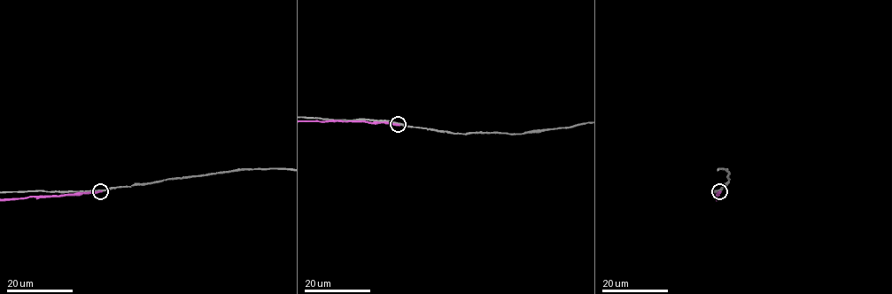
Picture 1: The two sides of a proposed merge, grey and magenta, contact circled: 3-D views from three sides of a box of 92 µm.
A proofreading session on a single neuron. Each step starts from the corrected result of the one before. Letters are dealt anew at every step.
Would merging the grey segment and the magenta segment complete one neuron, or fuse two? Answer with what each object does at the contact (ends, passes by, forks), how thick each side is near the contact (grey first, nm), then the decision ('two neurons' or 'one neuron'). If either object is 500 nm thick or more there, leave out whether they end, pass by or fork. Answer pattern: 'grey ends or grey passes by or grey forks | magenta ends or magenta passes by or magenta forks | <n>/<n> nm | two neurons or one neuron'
grey passes by | magenta ends | 280/300 nm | two neurons

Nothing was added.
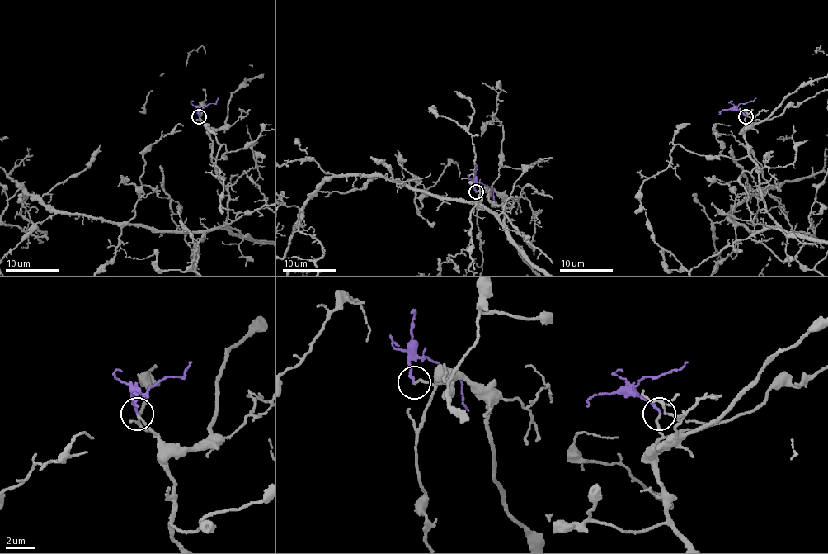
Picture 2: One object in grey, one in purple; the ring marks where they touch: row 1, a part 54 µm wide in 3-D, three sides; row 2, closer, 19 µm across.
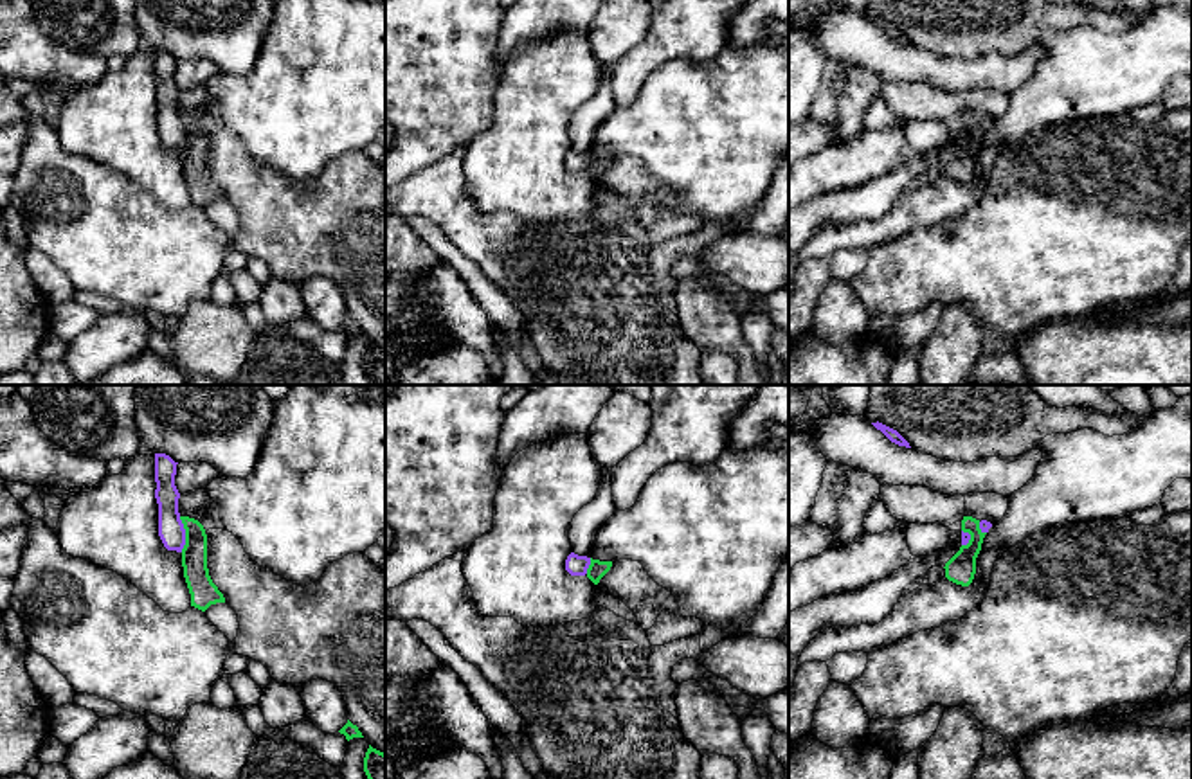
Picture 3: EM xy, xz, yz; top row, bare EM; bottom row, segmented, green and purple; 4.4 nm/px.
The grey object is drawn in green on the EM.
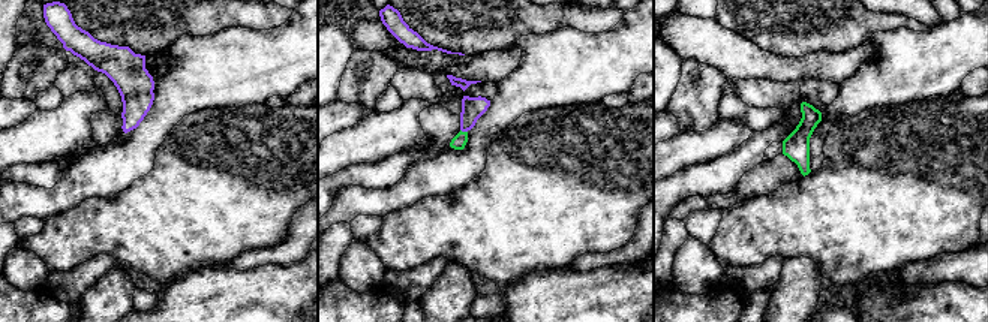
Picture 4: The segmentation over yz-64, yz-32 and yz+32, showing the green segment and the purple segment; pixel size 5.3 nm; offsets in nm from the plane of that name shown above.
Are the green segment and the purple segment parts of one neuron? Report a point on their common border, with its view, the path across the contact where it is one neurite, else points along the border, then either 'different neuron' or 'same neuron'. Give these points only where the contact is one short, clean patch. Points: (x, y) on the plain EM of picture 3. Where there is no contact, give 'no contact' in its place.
contact xy (186, 132); way xy (200, 182), (193, 141), (186, 132), (171, 128); same neuron

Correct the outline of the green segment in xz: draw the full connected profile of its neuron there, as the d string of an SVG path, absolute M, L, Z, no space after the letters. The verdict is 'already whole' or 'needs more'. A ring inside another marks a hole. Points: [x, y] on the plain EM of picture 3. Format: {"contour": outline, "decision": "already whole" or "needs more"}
{"contour": "M571 149L565 157L565 167L571 173L587 173L594 182L610 167L612 158L600 158Z", "decision": "needs more"}

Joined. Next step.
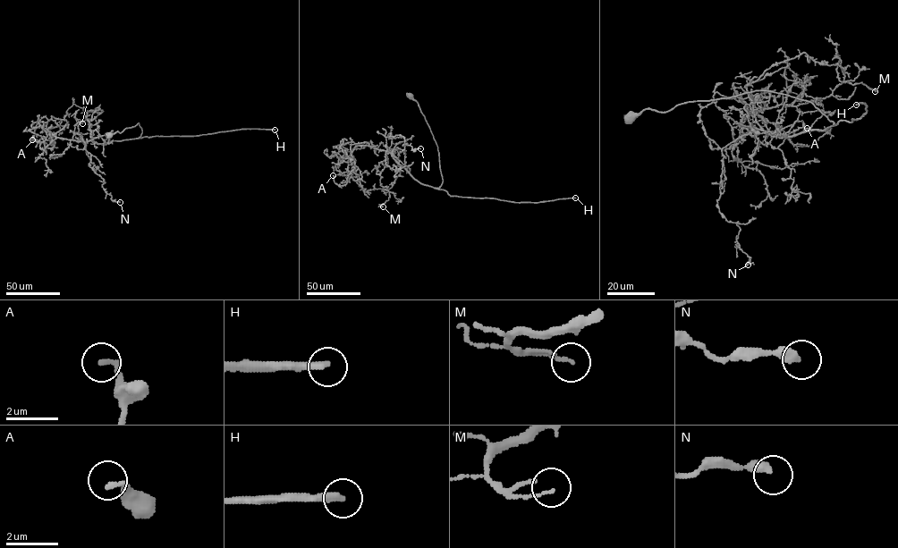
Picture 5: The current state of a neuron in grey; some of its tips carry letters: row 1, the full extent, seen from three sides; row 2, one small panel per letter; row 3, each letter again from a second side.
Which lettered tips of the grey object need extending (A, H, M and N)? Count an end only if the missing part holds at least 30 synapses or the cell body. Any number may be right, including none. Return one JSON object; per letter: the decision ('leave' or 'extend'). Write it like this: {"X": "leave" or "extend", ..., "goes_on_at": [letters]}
{"A": "leave", "H": "extend", "M": "leave", "N": "leave", "goes_on_at": ["H"]}

